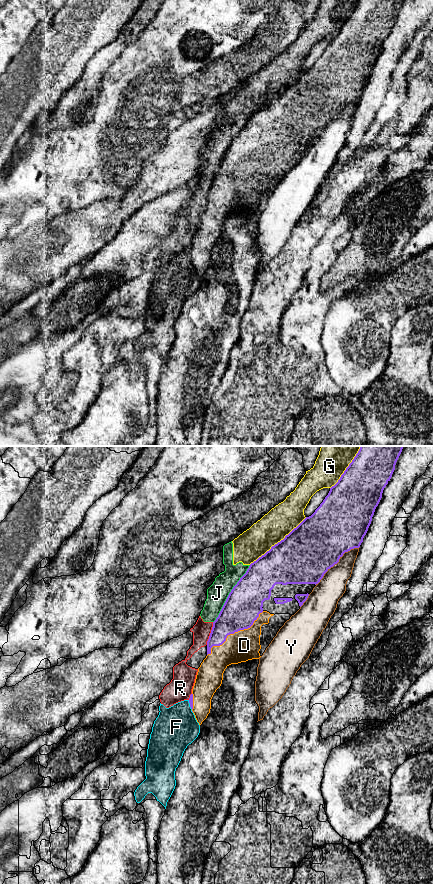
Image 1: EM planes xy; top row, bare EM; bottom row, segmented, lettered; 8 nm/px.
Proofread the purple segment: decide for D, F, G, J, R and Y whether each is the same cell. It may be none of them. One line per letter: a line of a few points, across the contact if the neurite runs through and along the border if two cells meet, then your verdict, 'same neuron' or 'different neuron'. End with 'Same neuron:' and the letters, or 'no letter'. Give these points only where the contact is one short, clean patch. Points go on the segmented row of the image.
D: same neuron
F: different neuron
G: different neuron
J: different neuron
R: different neuron
Y: different neuron
Same neuron: D

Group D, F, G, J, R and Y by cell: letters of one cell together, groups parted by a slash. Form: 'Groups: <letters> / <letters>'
Groups: D / F / G J R / Y

